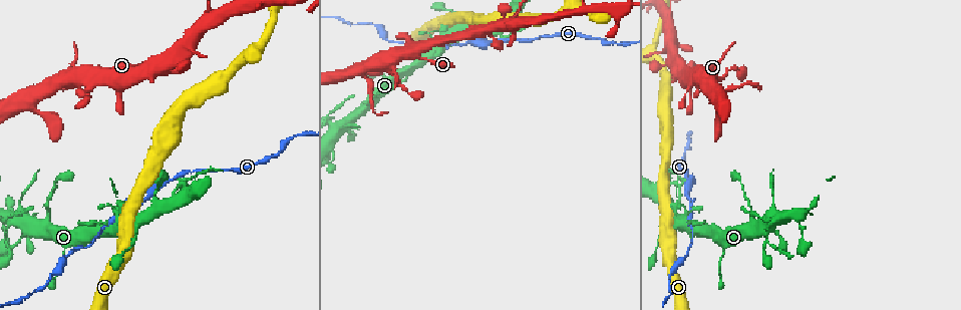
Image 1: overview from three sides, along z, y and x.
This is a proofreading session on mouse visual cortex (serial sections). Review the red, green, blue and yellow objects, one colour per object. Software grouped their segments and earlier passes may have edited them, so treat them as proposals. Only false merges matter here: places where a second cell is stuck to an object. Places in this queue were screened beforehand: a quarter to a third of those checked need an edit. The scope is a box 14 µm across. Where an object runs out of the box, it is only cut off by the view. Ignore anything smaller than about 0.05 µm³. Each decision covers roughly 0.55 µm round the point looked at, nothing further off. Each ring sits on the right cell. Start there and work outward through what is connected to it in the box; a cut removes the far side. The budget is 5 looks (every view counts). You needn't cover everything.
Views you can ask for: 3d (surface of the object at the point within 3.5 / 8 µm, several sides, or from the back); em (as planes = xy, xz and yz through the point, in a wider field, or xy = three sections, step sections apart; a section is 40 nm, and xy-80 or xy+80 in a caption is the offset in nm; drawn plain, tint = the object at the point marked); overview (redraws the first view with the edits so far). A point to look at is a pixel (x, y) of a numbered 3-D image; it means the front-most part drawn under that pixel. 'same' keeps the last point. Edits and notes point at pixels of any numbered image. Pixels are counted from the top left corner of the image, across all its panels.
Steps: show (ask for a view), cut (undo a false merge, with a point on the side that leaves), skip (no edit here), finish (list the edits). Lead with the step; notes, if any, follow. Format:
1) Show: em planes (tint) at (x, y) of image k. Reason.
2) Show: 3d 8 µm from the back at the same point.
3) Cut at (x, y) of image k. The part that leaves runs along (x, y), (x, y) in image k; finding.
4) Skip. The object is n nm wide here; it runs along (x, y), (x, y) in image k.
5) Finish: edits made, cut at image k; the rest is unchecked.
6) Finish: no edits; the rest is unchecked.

Show: 3d 3.5 µm at (678, 185) of image 1. Abrupt turn.

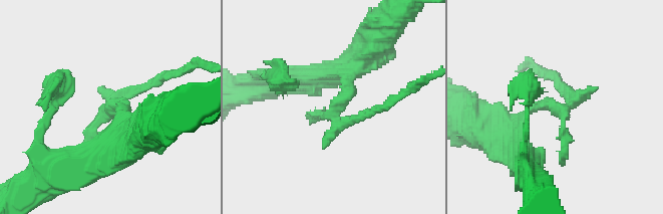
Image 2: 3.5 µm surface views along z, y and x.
Show: em xy step 3 (tint) at (332, 112) of image 2.

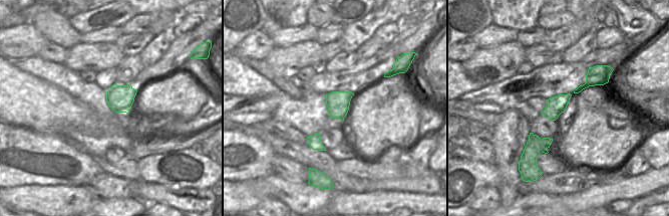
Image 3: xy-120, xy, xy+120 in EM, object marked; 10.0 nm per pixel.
Show: em xy step 5 (tint) at the same point. Another direction.

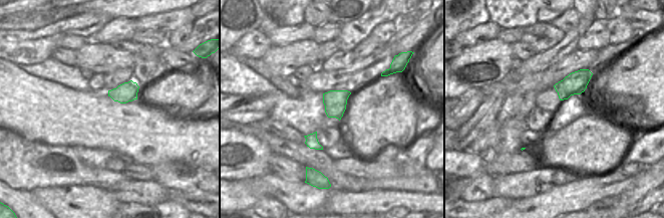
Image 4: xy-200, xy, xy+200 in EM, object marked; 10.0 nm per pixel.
Skip. It runs along (516, 133), (537, 105), (573, 102), (557, 80) in image 2; one cell here.

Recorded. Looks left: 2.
Show: 3d 8 µm from the back at (365, 105) of image 1. Branch point.

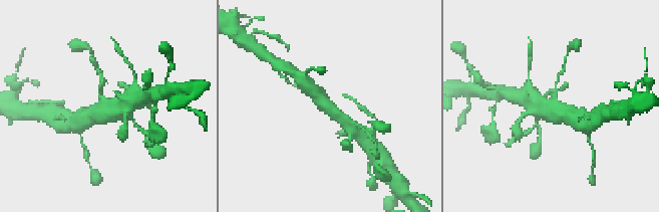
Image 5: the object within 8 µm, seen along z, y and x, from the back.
Show: em xy step 3 (tint) at (326, 105) of image 5. 3 arms meet here; the arms are 150, 450, 500 nm wide.

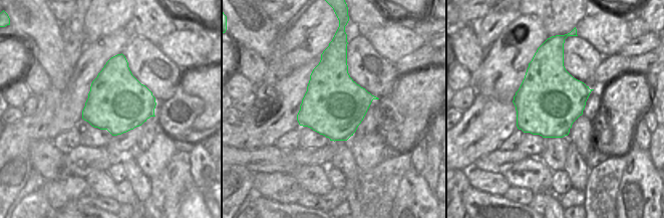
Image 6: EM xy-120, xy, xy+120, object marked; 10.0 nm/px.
Skip. It runs along (307, 85), (321, 102), (350, 125) in image 5; all the same cell.

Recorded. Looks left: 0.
Finish: no edits; the rest is unchecked.

